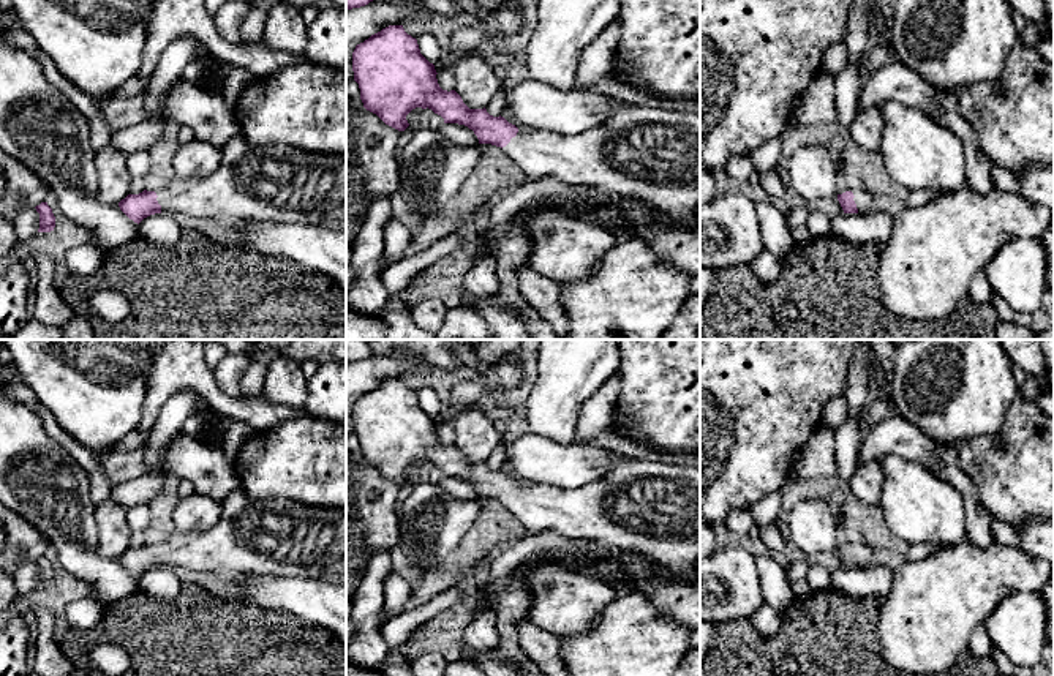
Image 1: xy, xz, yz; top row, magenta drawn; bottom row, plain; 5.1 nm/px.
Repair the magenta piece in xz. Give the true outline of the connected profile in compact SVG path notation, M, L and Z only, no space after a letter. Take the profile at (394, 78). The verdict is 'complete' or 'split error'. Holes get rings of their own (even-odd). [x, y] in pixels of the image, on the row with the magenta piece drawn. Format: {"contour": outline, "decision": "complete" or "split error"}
{"contour": "M389 25L357 44L352 52L354 81L360 88L363 107L376 114L386 125L405 131L409 123L406 115L416 109L431 109L444 123L465 125L474 131L479 144L501 147L520 169L531 178L553 177L570 185L591 185L610 196L640 199L654 207L661 215L695 226L700 215L700 112L672 111L668 107L648 107L624 103L607 96L612 111L605 122L580 134L558 134L544 130L518 130L504 117L493 117L487 109L469 109L455 90L442 90L436 79L435 65L419 49L417 39L408 35L403 25Z", "decision": "split error"}

